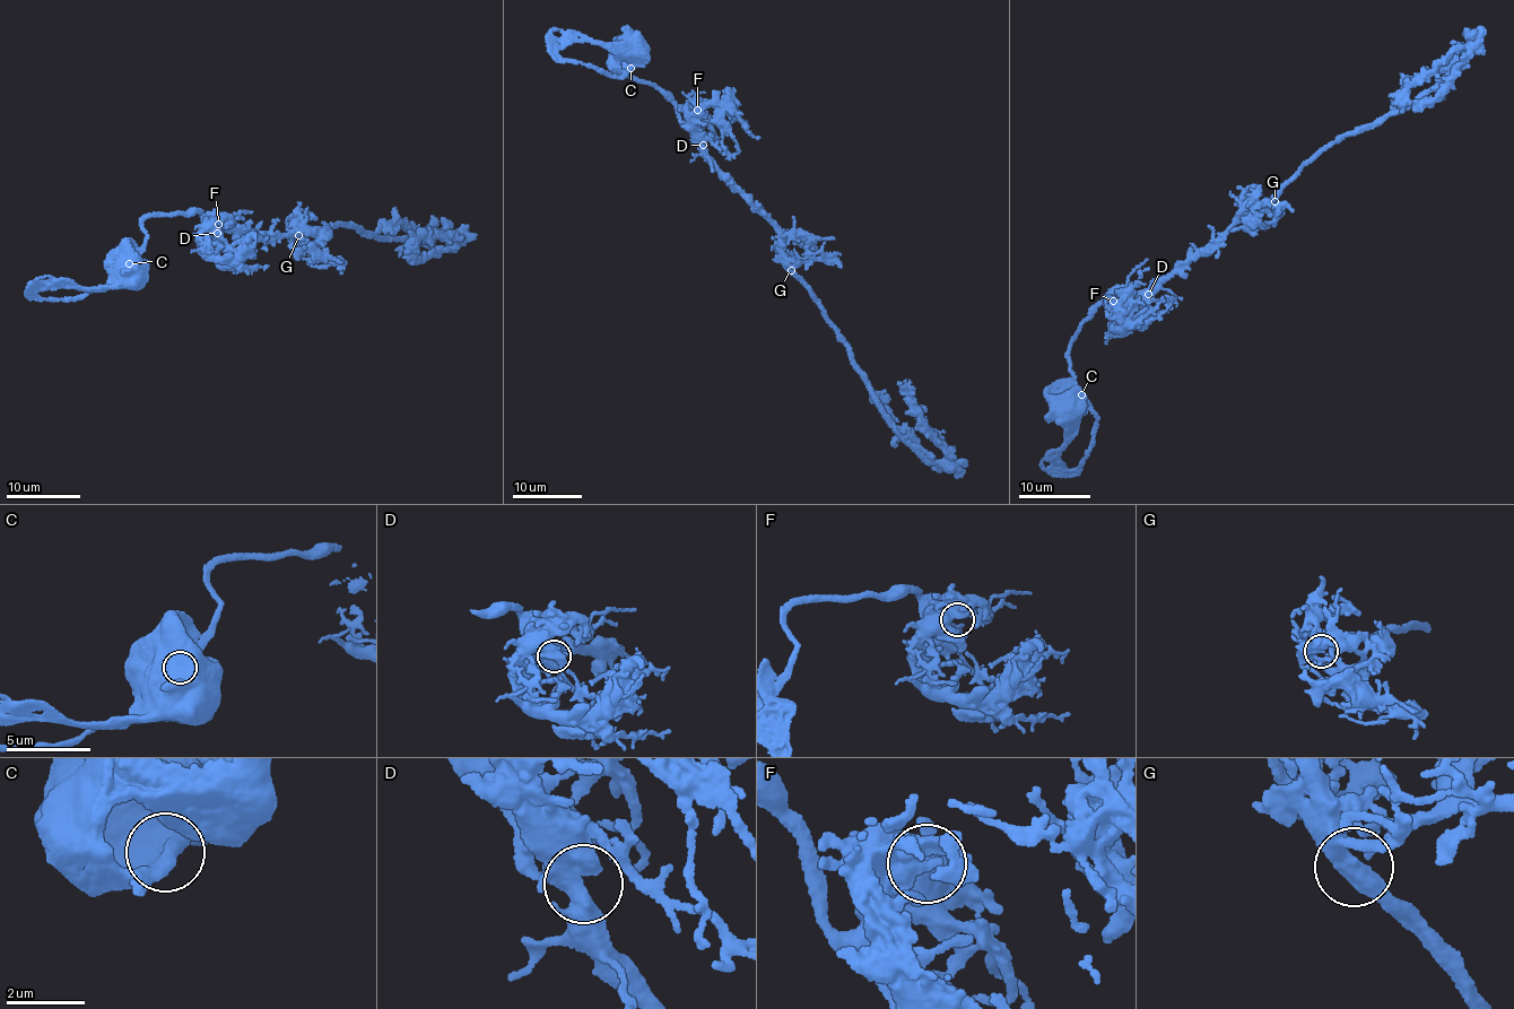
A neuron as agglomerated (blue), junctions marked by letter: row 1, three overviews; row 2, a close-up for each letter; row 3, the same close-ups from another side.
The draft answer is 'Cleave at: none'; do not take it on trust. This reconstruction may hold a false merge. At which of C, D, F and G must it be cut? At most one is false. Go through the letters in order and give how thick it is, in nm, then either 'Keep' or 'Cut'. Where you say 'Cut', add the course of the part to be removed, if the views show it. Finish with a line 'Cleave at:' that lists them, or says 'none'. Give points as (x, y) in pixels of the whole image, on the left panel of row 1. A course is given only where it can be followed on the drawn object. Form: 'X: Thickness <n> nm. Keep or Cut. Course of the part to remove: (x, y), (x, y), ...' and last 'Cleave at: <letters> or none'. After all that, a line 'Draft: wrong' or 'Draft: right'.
C: Thickness 700 nm. Keep
D: Thickness 550 nm. Keep
F: Thickness 500 nm. Keep
G: Thickness 440 nm. Keep
Cleave at: none
Draft: right

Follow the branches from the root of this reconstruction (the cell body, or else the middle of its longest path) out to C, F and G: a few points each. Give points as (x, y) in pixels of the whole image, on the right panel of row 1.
C: (1067, 411), (1080, 393)
F: (1067, 411), (1073, 381), (1069, 348), (1089, 315), (1105, 299), (1117, 297), (1113, 301)
G: (1067, 411), (1073, 381), (1069, 348), (1089, 315), (1105, 299), (1153, 289), (1241, 218), (1261, 214), (1275, 201)

